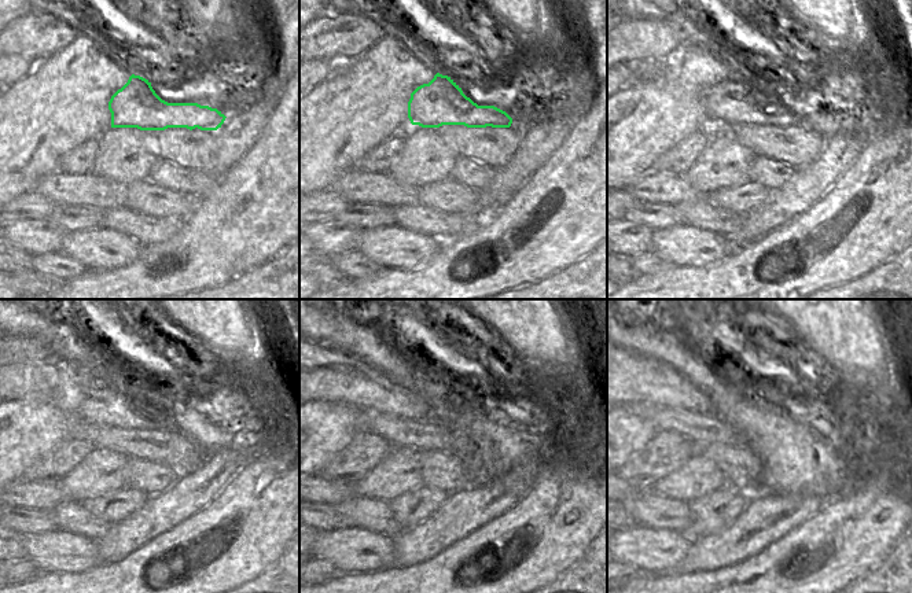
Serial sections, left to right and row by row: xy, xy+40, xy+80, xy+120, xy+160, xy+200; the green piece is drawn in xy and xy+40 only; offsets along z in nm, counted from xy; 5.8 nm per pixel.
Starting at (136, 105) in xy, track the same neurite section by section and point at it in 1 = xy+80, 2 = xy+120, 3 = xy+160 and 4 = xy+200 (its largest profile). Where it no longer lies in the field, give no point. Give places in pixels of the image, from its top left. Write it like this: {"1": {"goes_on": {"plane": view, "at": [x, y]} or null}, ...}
{"1": {"goes_on": {"plane": "xy+80", "at": [731, 102]}}, "2": {"goes_on": {"plane": "xy+120", "at": [73, 390]}}, "3": {"goes_on": {"plane": "xy+160", "at": [327, 375]}}, "4": {"goes_on": {"plane": "xy+200", "at": [635, 379]}}}

